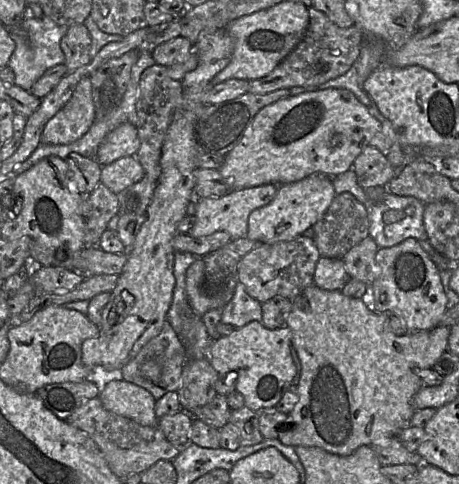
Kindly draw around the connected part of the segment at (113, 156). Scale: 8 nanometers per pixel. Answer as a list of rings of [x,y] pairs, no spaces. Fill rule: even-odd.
[[[126,122],[106,136],[98,148],[96,160],[101,166],[105,166],[122,157],[136,156],[139,147],[137,127]]]

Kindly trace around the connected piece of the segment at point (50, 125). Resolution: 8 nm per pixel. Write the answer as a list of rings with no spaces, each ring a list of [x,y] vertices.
[[[89,76],[83,77],[72,97],[46,124],[41,144],[63,145],[81,138],[95,120],[92,84]]]

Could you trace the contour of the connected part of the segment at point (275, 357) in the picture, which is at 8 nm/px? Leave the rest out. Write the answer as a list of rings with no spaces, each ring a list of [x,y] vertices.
[[[251,321],[236,328],[230,335],[215,339],[209,349],[209,362],[219,374],[236,372],[236,390],[242,394],[245,406],[258,412],[264,408],[275,407],[296,376],[296,366],[291,356],[292,332],[286,326],[268,329],[259,321]]]

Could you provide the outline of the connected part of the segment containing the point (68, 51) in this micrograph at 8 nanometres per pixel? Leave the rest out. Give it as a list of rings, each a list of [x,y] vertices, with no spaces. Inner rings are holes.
[[[84,24],[69,26],[61,39],[60,47],[64,53],[67,73],[74,72],[91,60],[89,56],[91,37]]]

